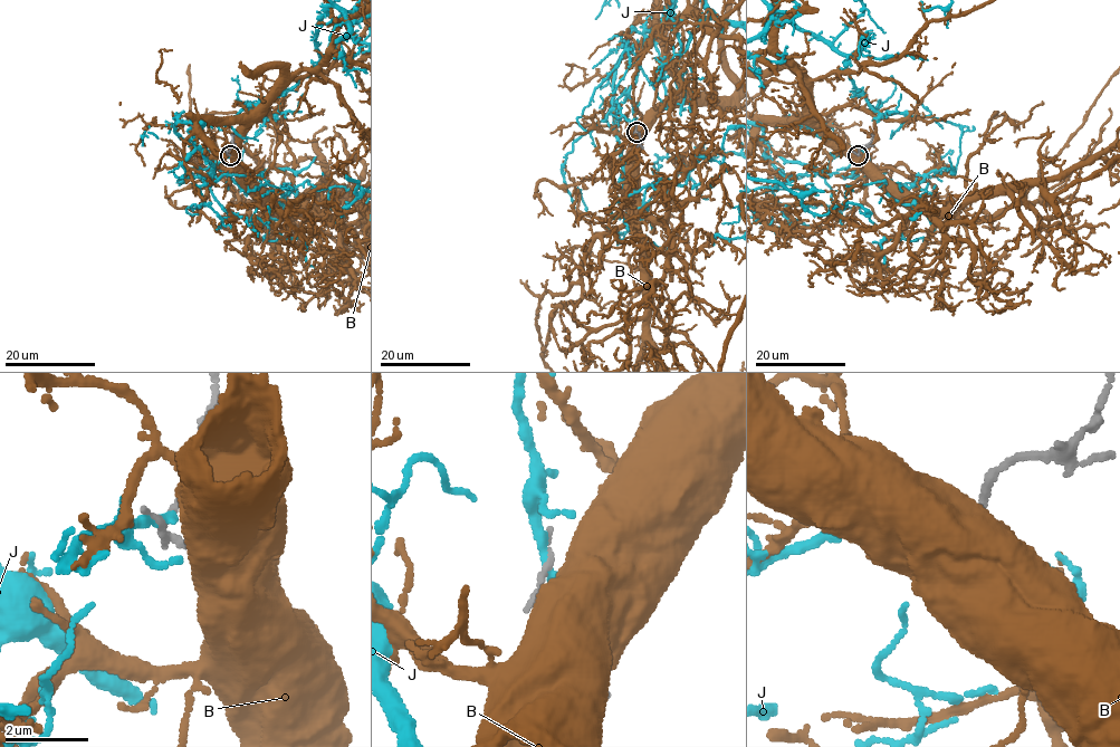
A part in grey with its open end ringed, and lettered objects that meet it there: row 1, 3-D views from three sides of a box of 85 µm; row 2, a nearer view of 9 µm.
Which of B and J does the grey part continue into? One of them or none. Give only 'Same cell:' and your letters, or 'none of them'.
Same cell: B

